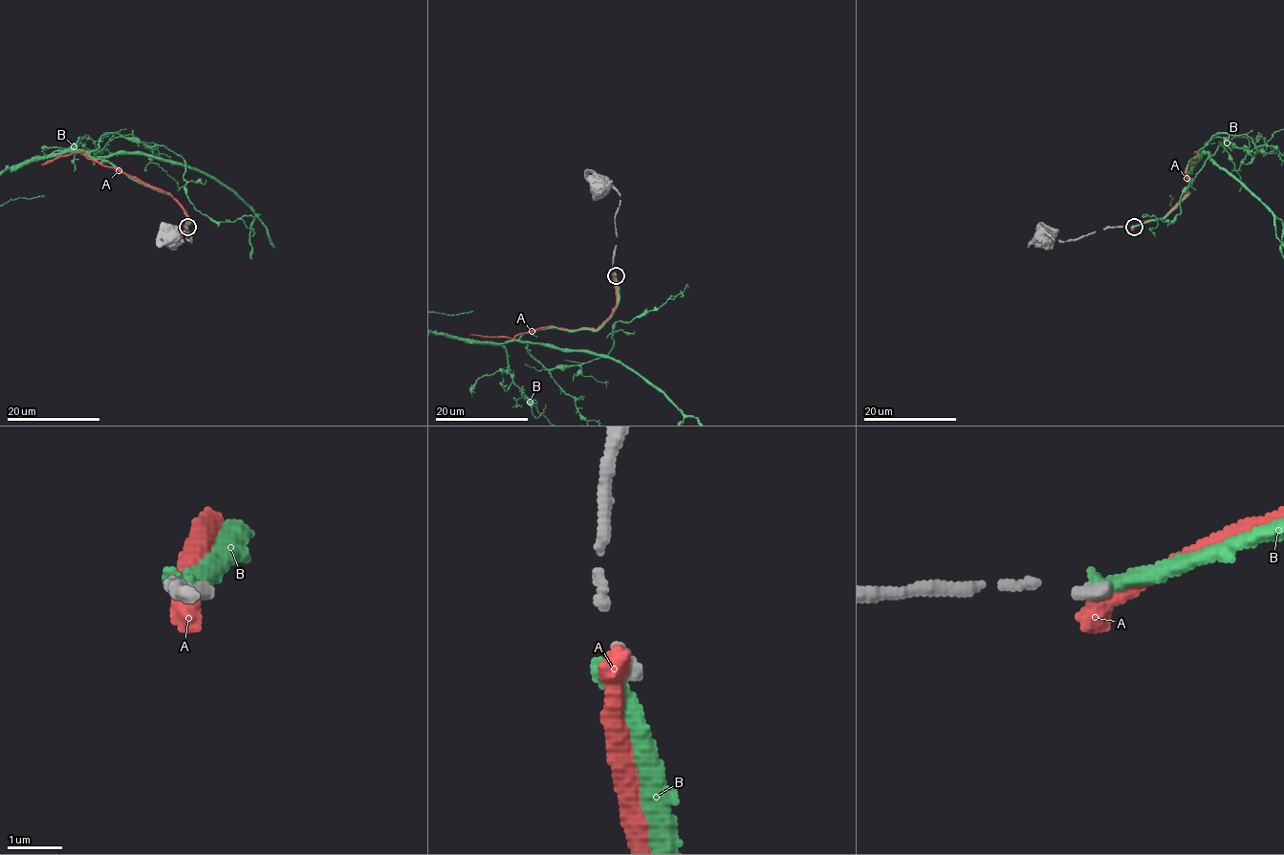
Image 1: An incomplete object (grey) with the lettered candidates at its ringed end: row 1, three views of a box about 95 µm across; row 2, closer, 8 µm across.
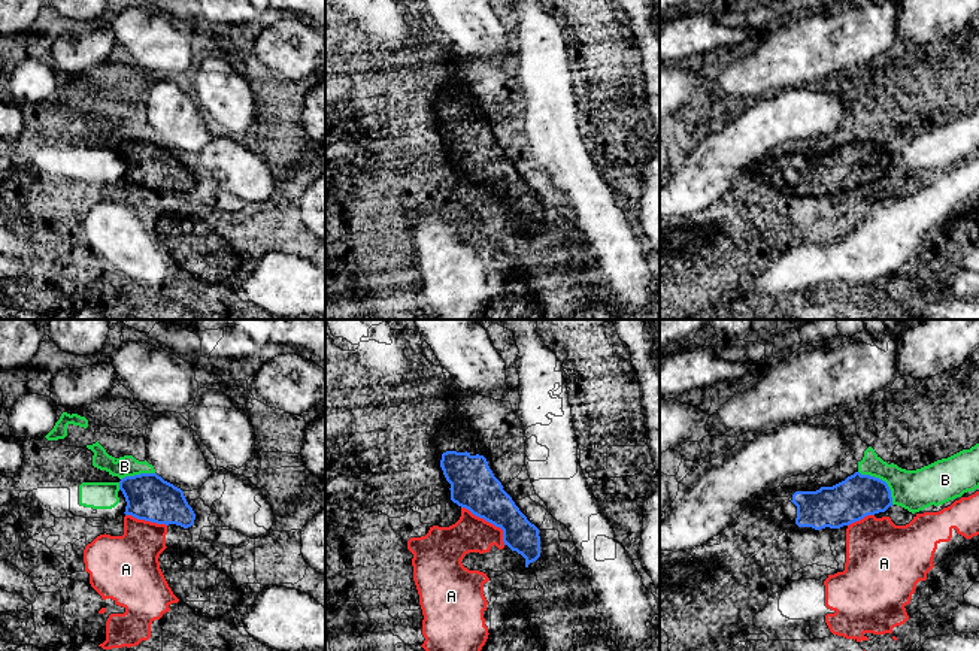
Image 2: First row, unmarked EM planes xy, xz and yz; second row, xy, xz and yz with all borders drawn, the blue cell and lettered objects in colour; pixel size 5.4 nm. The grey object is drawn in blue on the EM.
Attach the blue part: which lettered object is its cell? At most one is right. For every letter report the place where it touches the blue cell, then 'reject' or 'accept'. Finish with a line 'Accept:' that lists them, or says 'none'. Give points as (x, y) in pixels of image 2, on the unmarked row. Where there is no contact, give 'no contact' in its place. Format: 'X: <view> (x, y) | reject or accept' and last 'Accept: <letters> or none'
A: xz (488, 187) | reject
B: yz (881, 145) | reject
Accept: none

